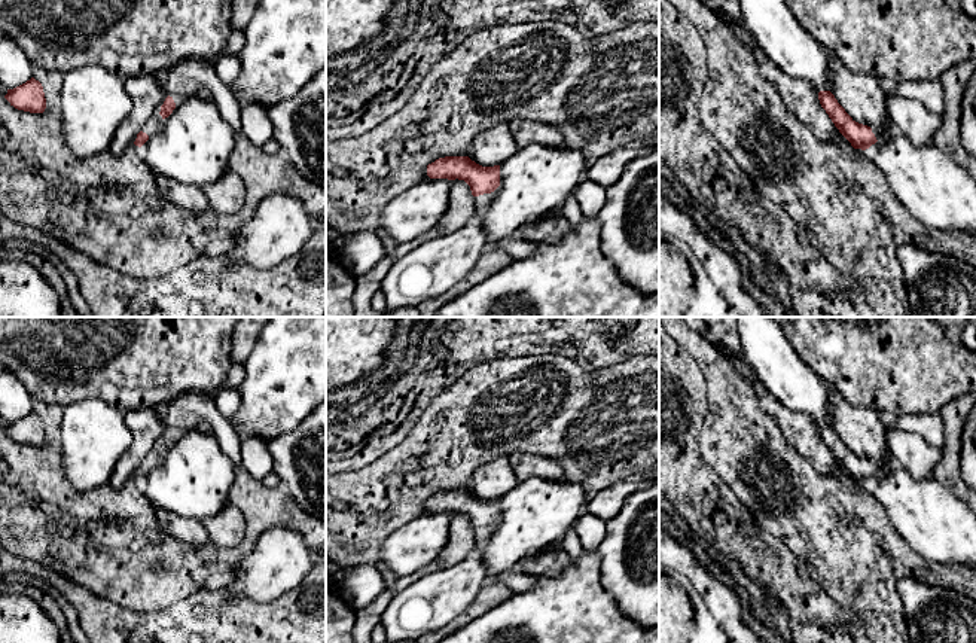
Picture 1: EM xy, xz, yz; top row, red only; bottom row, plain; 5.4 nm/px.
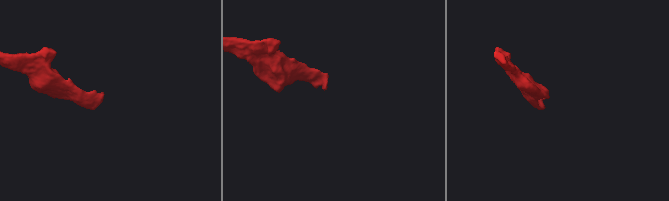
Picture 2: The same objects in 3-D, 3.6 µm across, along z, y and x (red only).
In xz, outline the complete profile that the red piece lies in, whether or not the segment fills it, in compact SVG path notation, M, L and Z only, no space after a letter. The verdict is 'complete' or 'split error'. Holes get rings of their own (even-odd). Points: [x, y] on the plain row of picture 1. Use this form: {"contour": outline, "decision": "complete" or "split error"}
{"contour": "M445 490L427 499L430 512L464 514L476 534L476 554L482 554L489 542L494 524L500 519L500 499L482 500L469 490Z", "decision": "split error"}

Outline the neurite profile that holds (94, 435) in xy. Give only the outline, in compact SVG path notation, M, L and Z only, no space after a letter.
M86 399L64 406L61 454L65 481L79 493L106 485L131 438L125 414L103 400Z

